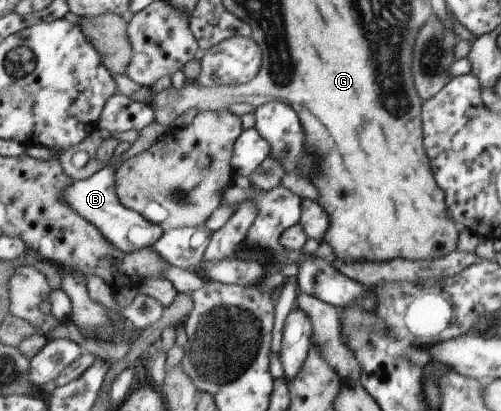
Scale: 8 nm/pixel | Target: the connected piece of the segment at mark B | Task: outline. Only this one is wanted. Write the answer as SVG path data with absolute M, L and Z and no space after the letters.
M106 166L90 178L74 181L64 191L64 199L85 221L95 226L113 246L126 253L140 251L152 245L164 233L164 227L148 222L136 211L124 208L116 194L115 169Z

